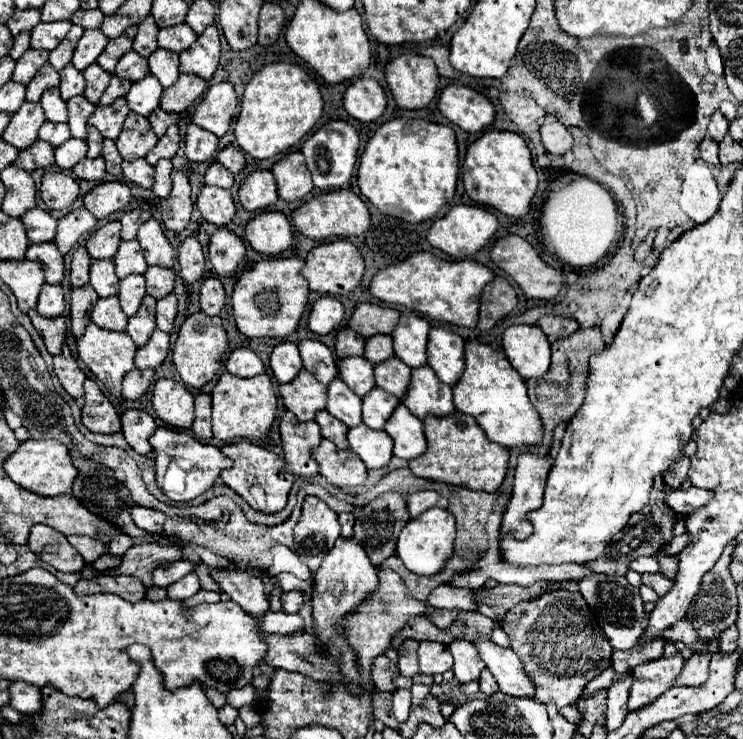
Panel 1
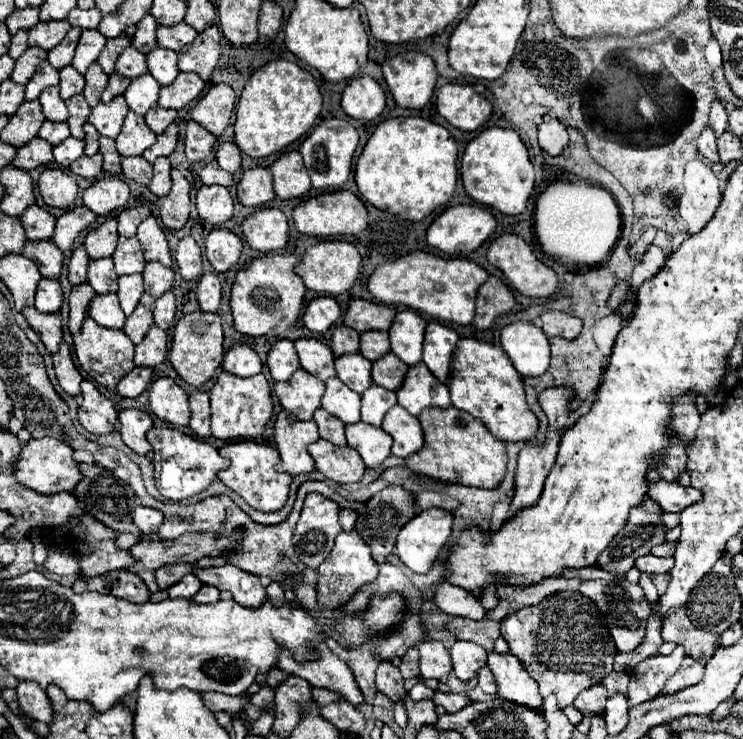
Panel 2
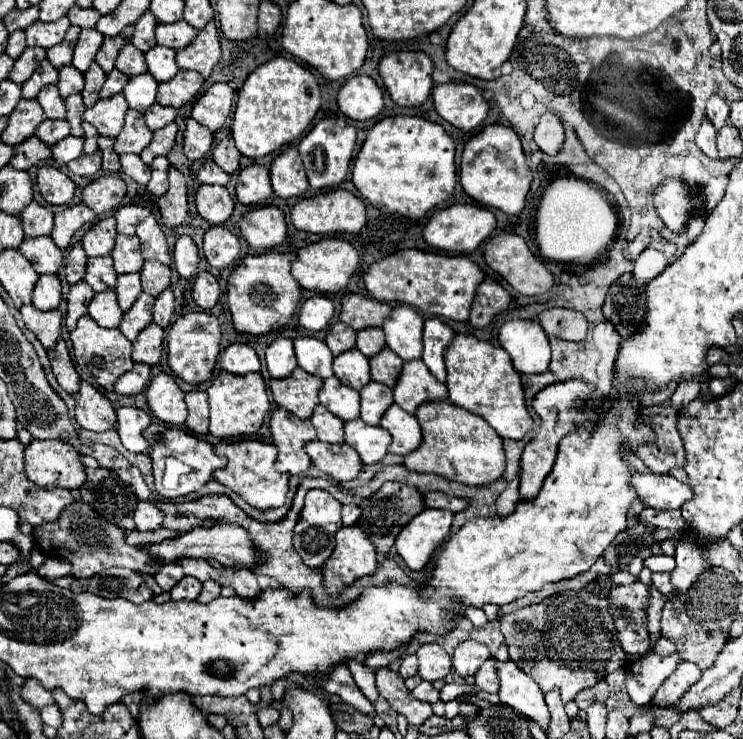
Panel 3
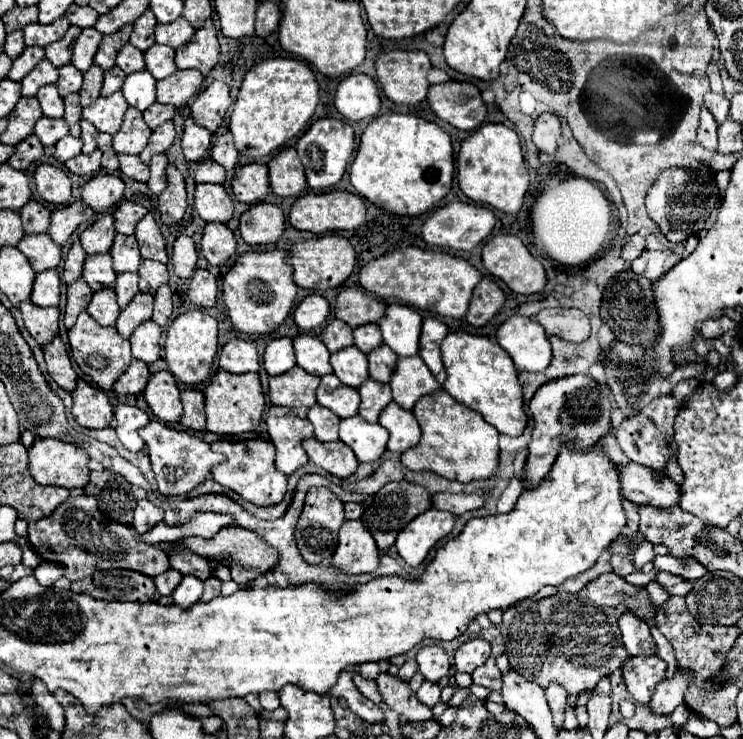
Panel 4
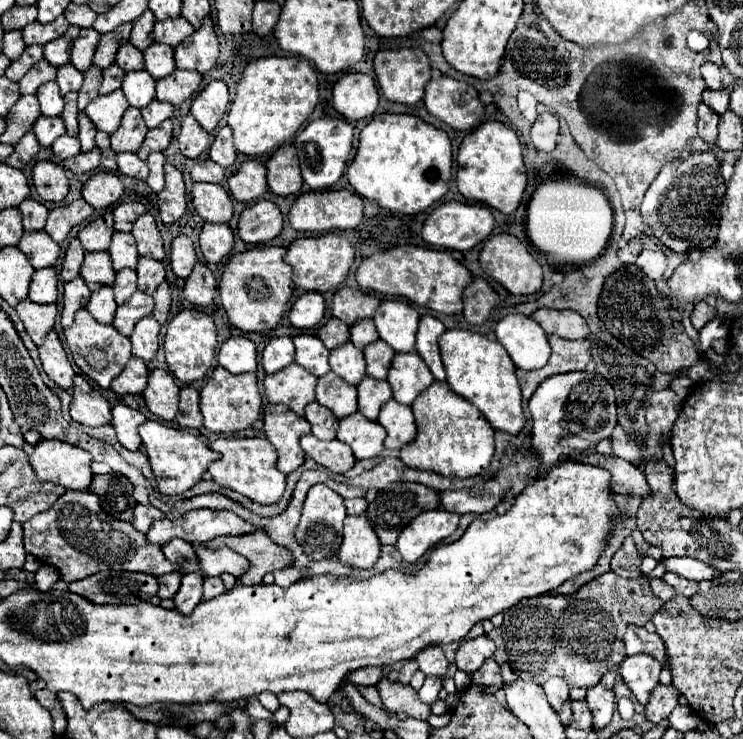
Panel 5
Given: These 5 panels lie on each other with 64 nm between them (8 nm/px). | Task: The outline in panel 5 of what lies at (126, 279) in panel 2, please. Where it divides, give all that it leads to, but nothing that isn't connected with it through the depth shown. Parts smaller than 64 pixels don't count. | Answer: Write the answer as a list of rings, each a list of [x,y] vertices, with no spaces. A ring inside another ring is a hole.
[[[124,268],[116,274],[116,282],[114,282],[114,296],[116,296],[116,304],[124,304],[134,292],[136,292],[136,272],[130,268]]]

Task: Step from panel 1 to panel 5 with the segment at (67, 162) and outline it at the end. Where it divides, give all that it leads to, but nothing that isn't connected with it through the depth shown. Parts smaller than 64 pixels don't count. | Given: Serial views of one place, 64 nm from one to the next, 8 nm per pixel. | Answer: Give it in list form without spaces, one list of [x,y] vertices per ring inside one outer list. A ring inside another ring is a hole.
[[[62,134],[60,138],[54,140],[54,144],[52,144],[52,152],[54,152],[60,160],[66,160],[66,158],[76,156],[76,154],[80,152],[80,142],[78,142],[78,138],[74,138],[74,136]]]

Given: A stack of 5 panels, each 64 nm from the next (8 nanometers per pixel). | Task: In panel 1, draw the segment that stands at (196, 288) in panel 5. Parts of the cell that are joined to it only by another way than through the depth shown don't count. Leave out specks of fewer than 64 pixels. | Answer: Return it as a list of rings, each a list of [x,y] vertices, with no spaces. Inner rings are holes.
[[[208,276],[200,288],[200,308],[208,316],[218,316],[224,308],[224,288],[222,282],[214,276]]]

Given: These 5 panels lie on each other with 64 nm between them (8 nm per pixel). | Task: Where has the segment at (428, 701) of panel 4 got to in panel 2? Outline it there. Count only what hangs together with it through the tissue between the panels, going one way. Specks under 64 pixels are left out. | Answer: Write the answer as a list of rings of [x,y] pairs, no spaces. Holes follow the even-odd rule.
[[[418,682],[418,684],[416,684],[408,694],[410,694],[410,698],[412,698],[412,700],[416,700],[416,702],[418,702],[418,700],[434,698],[434,694],[436,694],[436,692],[434,692],[432,688],[428,688],[424,682]]]

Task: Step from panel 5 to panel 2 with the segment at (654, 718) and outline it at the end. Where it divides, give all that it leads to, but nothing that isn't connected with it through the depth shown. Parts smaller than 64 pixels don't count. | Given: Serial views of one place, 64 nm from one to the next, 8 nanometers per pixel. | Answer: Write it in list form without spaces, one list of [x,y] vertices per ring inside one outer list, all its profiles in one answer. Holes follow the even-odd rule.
[[[686,656],[682,660],[676,676],[672,676],[672,678],[666,680],[666,686],[664,686],[662,694],[676,694],[682,688],[688,688],[692,684],[698,684],[700,682],[700,676],[704,676],[704,666],[698,660],[692,660],[692,658]]]

